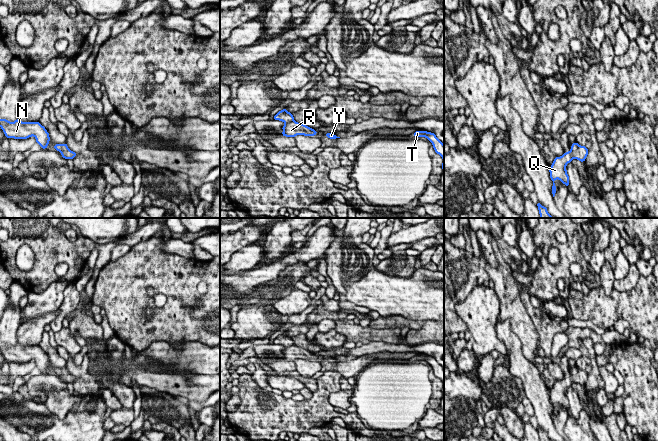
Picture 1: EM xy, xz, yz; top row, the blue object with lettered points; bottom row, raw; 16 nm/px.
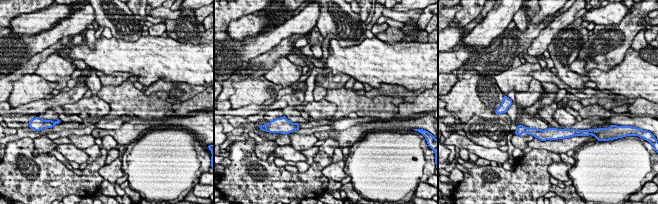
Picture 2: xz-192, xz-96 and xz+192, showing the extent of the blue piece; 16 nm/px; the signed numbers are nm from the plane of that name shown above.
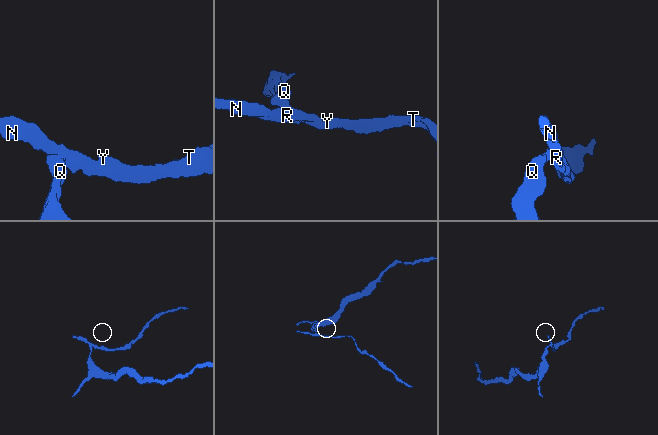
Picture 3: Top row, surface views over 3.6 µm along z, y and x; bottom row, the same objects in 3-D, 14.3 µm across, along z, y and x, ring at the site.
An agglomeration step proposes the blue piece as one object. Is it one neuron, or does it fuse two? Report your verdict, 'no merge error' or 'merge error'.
merge error

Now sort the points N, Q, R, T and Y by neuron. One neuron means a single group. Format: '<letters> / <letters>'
N R T Y / Q

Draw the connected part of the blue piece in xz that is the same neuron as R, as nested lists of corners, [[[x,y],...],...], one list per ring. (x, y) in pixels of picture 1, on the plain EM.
[[[296,345],[285,348],[282,353],[282,359],[286,361],[295,361],[296,359],[315,360],[318,357],[314,353]]]

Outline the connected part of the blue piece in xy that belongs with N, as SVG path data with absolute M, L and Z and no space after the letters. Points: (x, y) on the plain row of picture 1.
M0 343L0 351L9 363L27 363L34 360L36 367L43 373L47 372L50 365L49 357L40 346L21 346L19 343L10 346L6 343Z

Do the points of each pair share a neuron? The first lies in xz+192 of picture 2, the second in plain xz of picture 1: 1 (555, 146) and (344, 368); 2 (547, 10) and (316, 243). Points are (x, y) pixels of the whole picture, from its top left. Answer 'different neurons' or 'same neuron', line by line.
1: same neuron
2: same neuron

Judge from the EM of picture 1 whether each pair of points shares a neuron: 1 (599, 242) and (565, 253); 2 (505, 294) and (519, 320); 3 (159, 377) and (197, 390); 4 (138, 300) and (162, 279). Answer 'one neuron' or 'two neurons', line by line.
1: two neurons
2: one neuron
3: one neuron
4: one neuron

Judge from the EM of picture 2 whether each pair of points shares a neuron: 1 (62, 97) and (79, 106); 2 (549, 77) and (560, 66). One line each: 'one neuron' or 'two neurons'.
1: two neurons
2: two neurons

